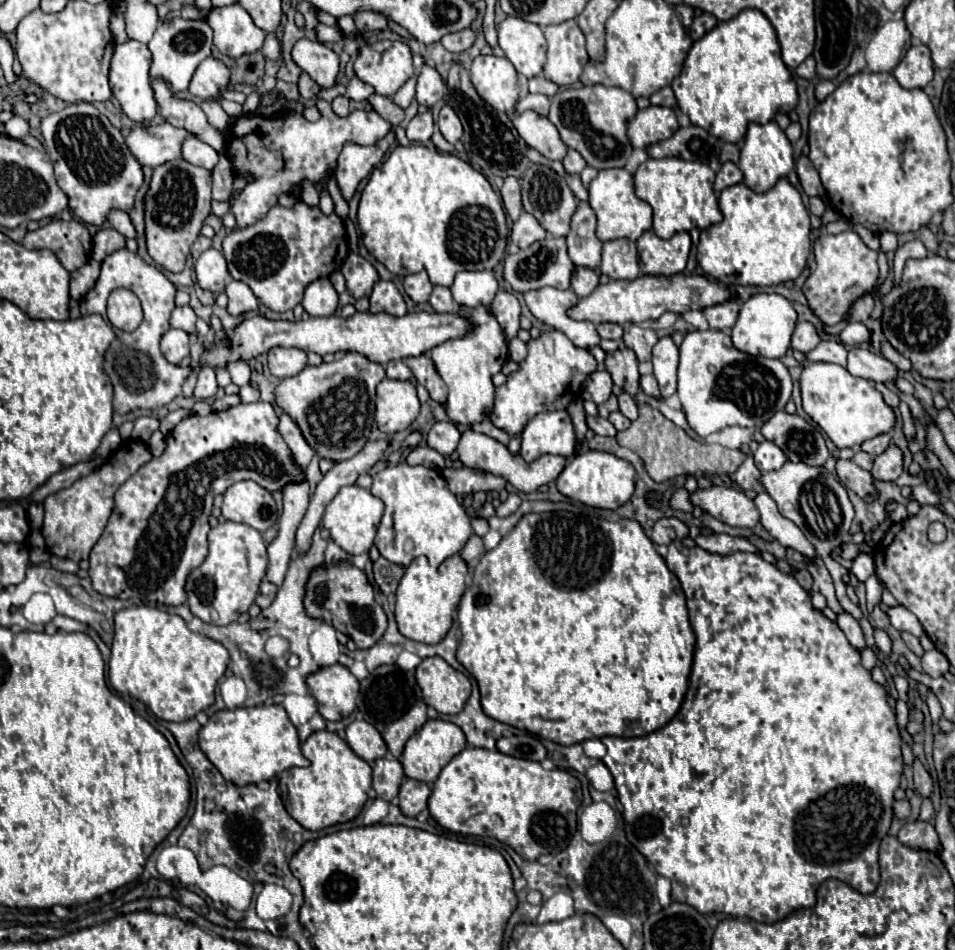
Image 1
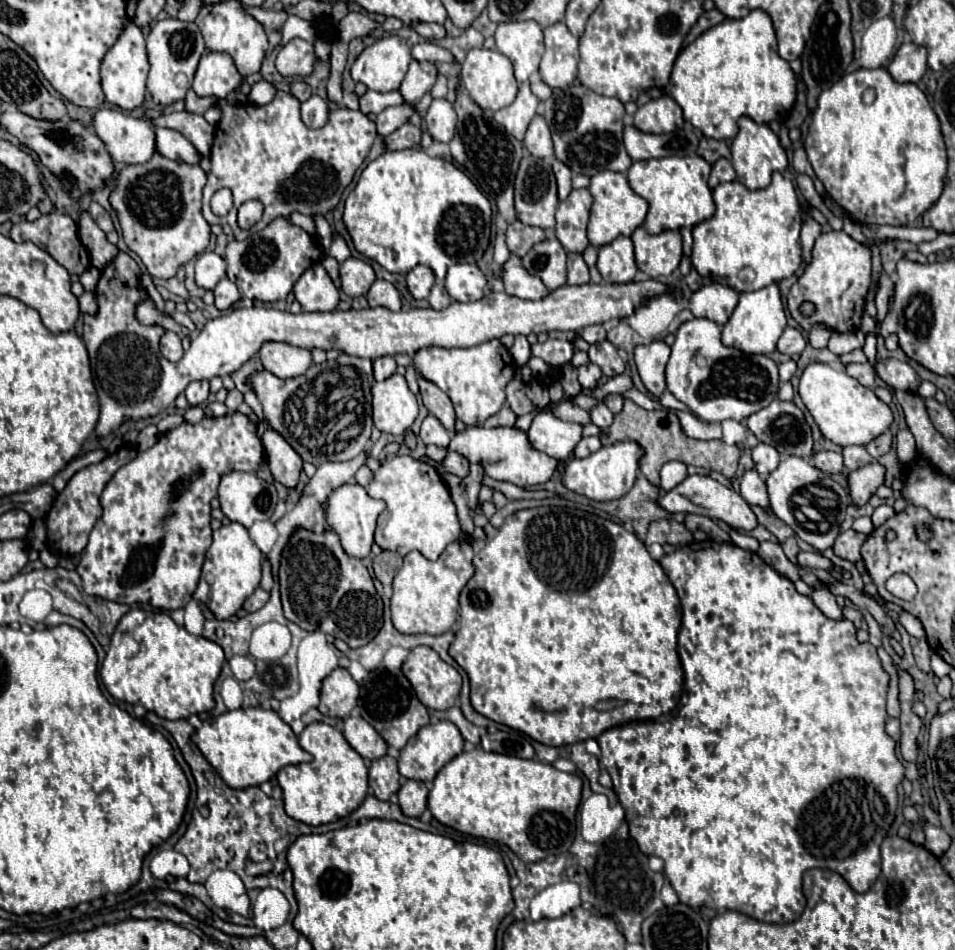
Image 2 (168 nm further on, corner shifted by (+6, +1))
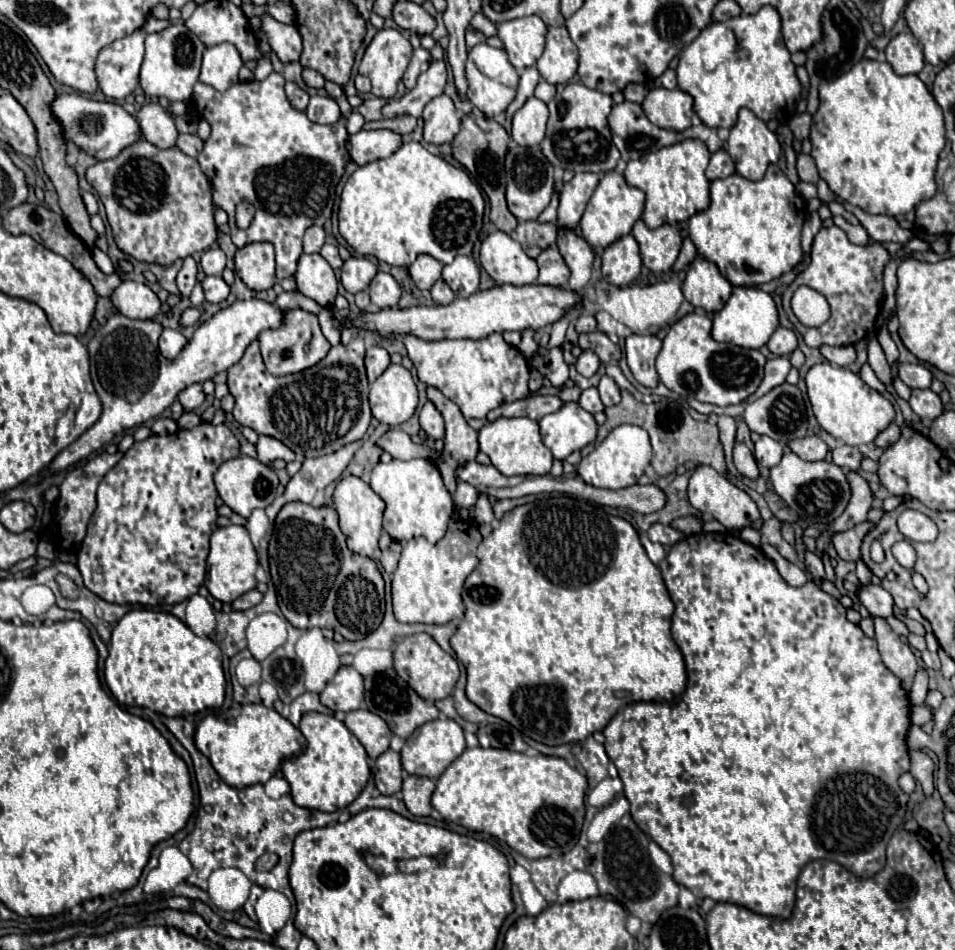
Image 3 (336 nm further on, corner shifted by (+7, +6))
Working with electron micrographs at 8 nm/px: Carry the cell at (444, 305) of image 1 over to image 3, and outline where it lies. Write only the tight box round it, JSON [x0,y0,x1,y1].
[431,280,455,304]

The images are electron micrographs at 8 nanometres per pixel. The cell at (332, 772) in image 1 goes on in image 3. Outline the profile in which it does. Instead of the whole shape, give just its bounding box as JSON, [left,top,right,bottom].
[281,712,371,812]

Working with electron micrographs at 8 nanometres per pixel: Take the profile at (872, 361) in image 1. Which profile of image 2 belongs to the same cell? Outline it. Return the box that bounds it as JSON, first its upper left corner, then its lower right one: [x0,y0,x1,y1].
[874,359,920,391]

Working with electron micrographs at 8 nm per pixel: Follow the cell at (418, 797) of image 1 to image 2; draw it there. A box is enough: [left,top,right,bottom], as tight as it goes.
[398,781,428,817]

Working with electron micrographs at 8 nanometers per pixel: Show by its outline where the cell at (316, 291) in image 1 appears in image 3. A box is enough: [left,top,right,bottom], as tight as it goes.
[295,254,337,308]

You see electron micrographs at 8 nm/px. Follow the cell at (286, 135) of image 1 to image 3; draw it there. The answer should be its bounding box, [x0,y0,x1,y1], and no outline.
[189,72,347,280]

